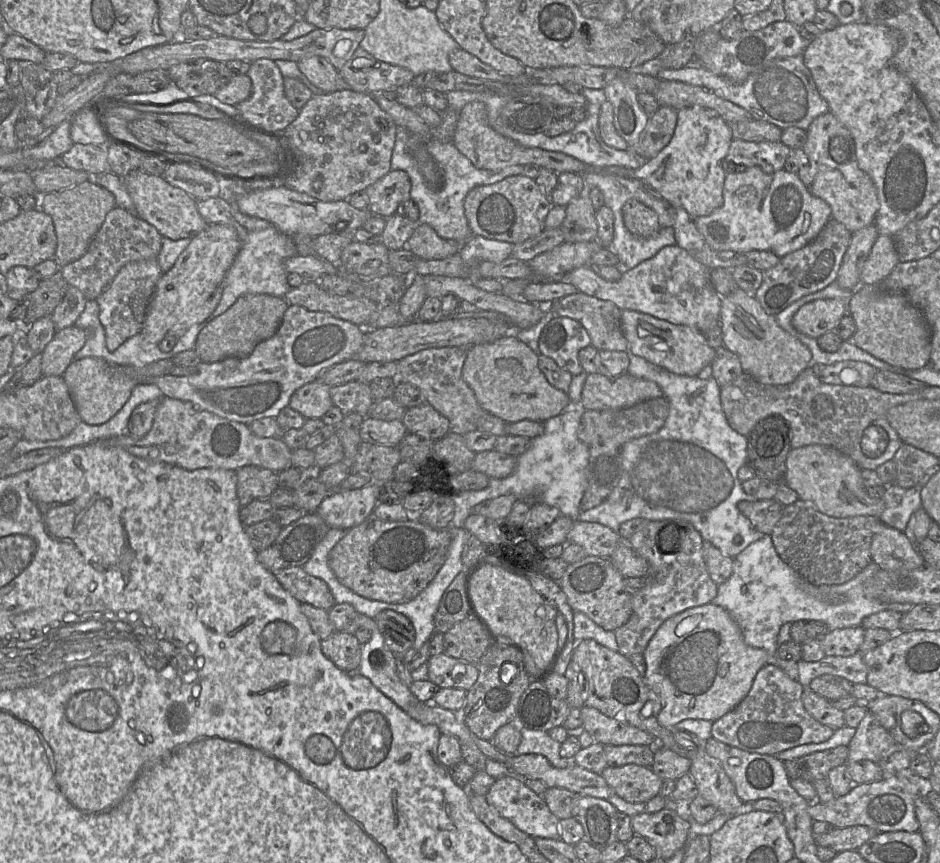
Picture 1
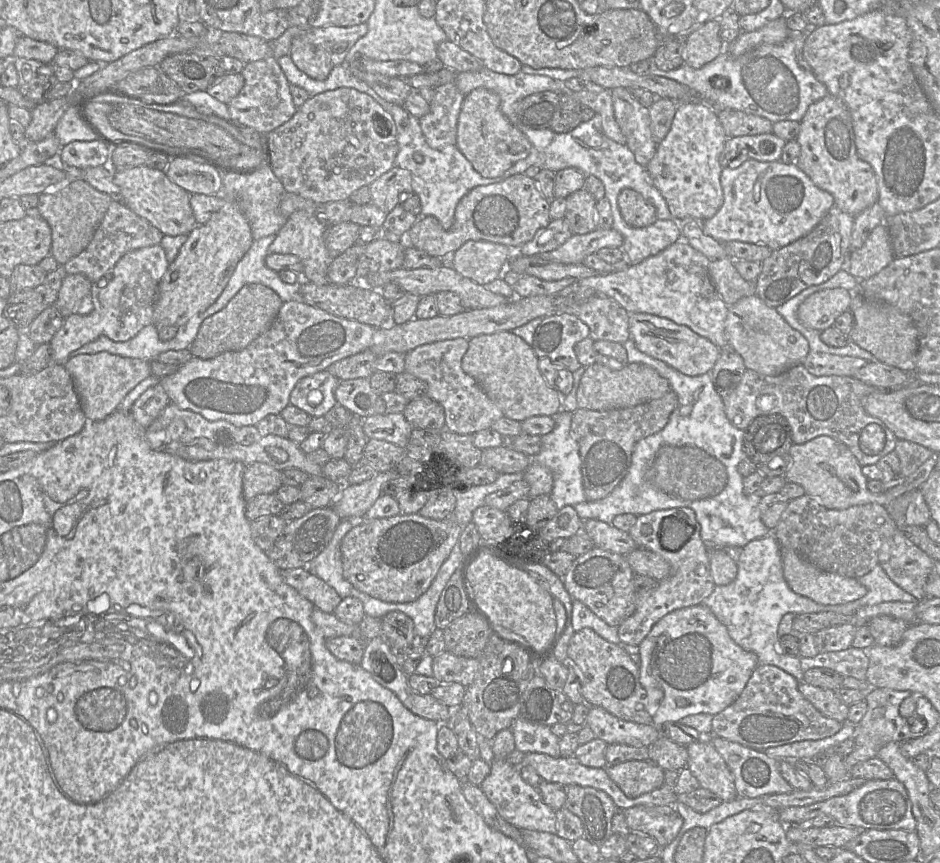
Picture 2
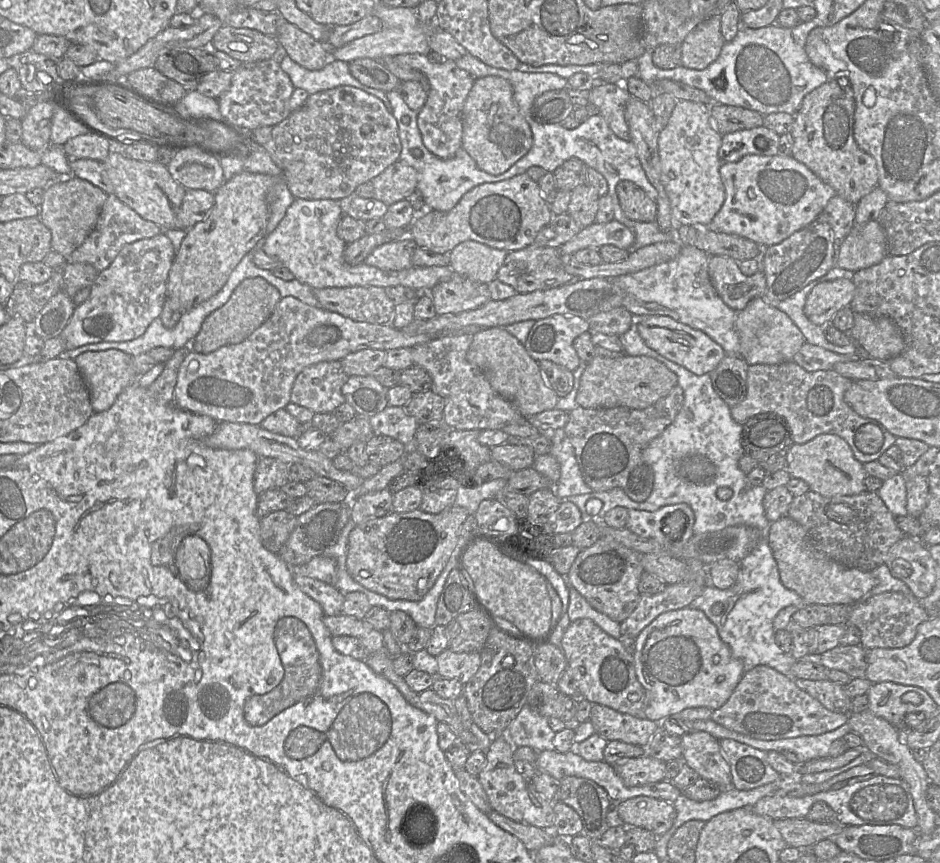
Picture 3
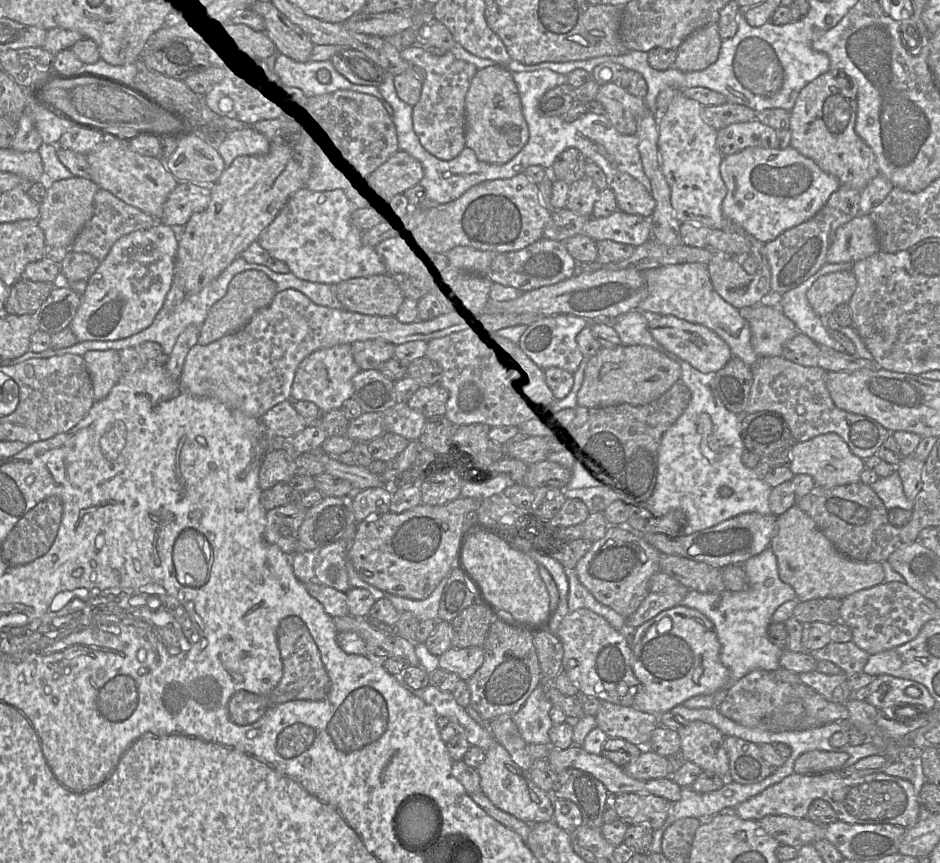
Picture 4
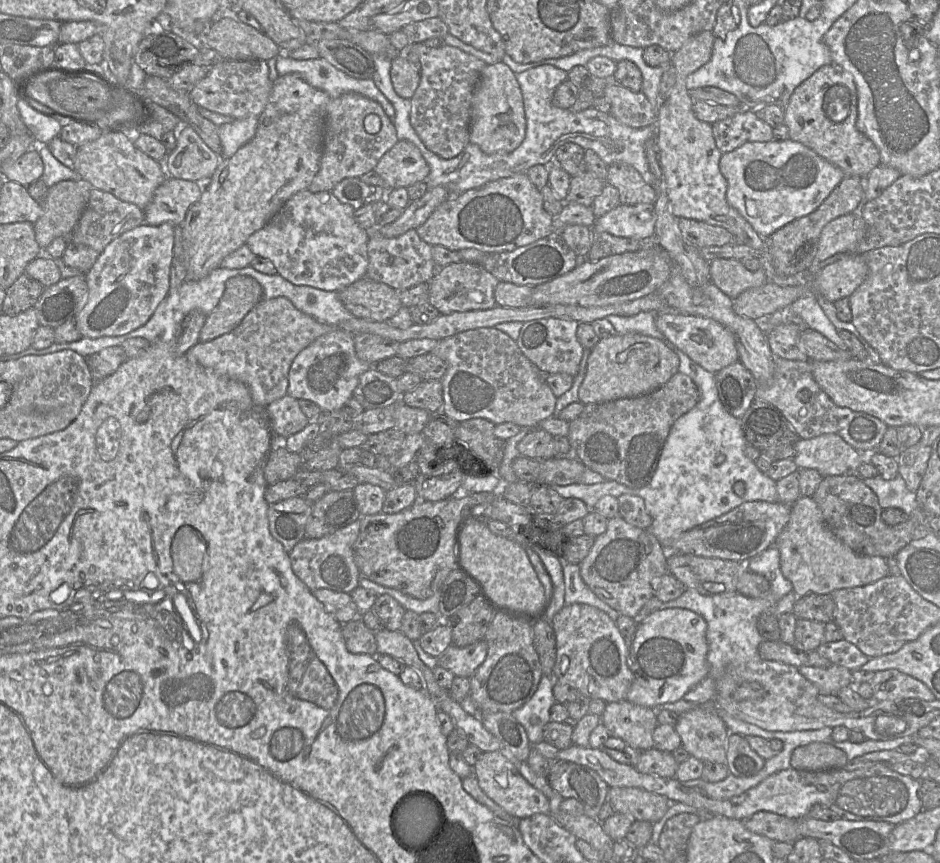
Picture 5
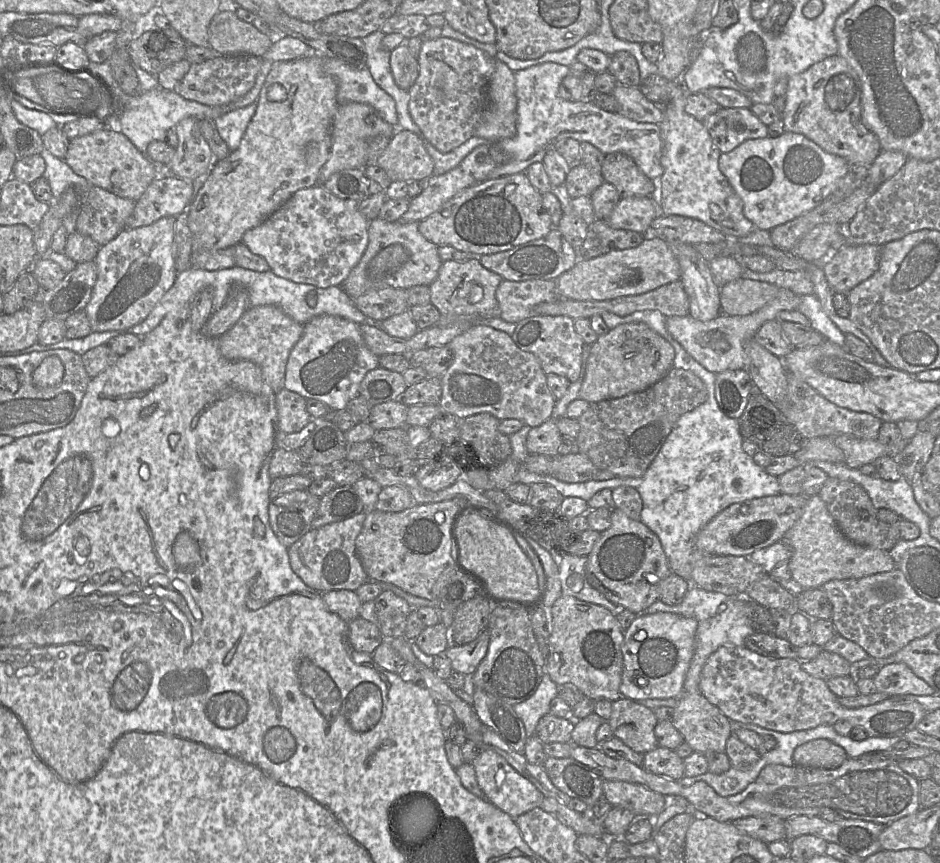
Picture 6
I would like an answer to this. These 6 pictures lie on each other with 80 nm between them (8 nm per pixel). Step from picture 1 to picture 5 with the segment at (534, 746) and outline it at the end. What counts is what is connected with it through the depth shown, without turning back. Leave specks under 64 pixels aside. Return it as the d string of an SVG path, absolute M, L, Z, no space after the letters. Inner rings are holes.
M543 674L530 700L512 712L516 720L525 728L532 745L544 741L543 729L551 721L550 709L556 701L553 694L555 680L554 674L552 676Z

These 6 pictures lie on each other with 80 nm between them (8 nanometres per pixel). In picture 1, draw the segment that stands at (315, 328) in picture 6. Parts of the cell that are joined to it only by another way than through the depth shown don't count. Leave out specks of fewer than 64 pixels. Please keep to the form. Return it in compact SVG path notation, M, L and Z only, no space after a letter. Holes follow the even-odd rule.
M315 379L297 389L292 394L288 406L306 419L321 419L333 406L330 388Z

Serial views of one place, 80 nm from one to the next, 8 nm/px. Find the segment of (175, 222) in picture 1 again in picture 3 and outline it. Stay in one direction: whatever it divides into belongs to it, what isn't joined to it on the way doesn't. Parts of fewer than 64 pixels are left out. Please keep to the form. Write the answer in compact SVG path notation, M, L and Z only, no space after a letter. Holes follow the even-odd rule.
M111 151L104 160L108 177L114 187L114 195L145 220L156 223L163 230L174 228L177 212L185 196L186 188L170 175L166 166L127 158L118 151Z

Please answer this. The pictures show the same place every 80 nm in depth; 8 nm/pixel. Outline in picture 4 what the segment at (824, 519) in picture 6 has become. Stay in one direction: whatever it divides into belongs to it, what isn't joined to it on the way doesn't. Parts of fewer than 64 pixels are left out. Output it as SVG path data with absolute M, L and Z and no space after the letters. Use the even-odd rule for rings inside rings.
M796 504L777 517L770 546L777 558L780 579L794 589L799 601L826 597L843 599L884 582L881 562L860 562L841 554Z

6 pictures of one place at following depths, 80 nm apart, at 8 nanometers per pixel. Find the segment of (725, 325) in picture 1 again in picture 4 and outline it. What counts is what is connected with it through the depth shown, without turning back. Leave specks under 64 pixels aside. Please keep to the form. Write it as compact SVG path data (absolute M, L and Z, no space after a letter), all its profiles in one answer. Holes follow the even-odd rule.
M758 303L739 310L751 329L751 344L758 357L781 356L784 345L799 330L778 306Z

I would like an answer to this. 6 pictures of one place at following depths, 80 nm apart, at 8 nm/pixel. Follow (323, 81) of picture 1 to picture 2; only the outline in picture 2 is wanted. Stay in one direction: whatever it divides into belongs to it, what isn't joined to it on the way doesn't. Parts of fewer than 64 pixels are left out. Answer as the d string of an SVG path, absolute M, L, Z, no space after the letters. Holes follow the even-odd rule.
M305 33L293 39L289 56L302 72L315 80L325 80L334 67L326 50L309 42Z

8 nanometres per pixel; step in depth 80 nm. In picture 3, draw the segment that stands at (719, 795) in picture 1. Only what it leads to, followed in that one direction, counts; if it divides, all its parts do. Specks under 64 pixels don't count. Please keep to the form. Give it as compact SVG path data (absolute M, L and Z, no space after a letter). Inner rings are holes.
M696 731L686 733L681 737L682 757L686 765L692 768L700 778L709 780L721 787L721 789L733 788L730 765L722 753L719 741L708 732Z

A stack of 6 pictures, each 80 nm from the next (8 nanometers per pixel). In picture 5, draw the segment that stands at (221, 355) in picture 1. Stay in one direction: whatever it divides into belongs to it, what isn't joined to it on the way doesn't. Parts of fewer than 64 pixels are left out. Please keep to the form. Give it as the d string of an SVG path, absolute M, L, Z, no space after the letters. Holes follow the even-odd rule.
M237 275L228 279L218 305L206 317L199 341L207 342L231 332L262 298L262 286L253 277Z

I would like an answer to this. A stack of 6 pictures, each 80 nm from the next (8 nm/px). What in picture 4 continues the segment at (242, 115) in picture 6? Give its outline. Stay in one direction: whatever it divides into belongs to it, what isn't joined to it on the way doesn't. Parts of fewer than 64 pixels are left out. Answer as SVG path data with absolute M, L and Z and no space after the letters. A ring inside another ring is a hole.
M253 125L242 129L228 131L221 140L217 150L226 167L239 156L264 155L269 150L269 140L256 131Z

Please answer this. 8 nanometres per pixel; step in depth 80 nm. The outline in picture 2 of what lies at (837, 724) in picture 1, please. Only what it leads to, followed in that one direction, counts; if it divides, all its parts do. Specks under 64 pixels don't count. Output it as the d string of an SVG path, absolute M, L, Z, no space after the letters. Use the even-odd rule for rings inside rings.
M805 682L798 685L803 696L825 717L844 723L847 721L849 707L844 704L838 691L812 686Z

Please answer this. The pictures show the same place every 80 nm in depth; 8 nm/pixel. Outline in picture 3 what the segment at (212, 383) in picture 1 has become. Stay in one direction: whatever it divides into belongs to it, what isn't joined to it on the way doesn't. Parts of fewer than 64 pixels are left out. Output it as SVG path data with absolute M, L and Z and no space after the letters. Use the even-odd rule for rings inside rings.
M293 296L282 297L270 317L244 341L220 347L208 354L189 351L178 370L174 404L192 413L209 416L217 423L260 425L268 415L285 408L290 403L293 383L305 367L322 361L340 361L349 353L364 349L388 351L414 348L437 336L409 335L392 324L354 321L339 313L303 303Z

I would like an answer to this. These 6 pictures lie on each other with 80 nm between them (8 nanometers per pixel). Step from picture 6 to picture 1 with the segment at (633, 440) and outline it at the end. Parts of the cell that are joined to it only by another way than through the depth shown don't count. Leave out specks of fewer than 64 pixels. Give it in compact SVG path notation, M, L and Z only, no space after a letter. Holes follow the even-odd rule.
M656 397L630 408L585 411L577 435L589 448L587 488L580 502L580 512L598 506L607 499L621 475L621 451L624 444L658 431L669 415L670 405L665 397Z

